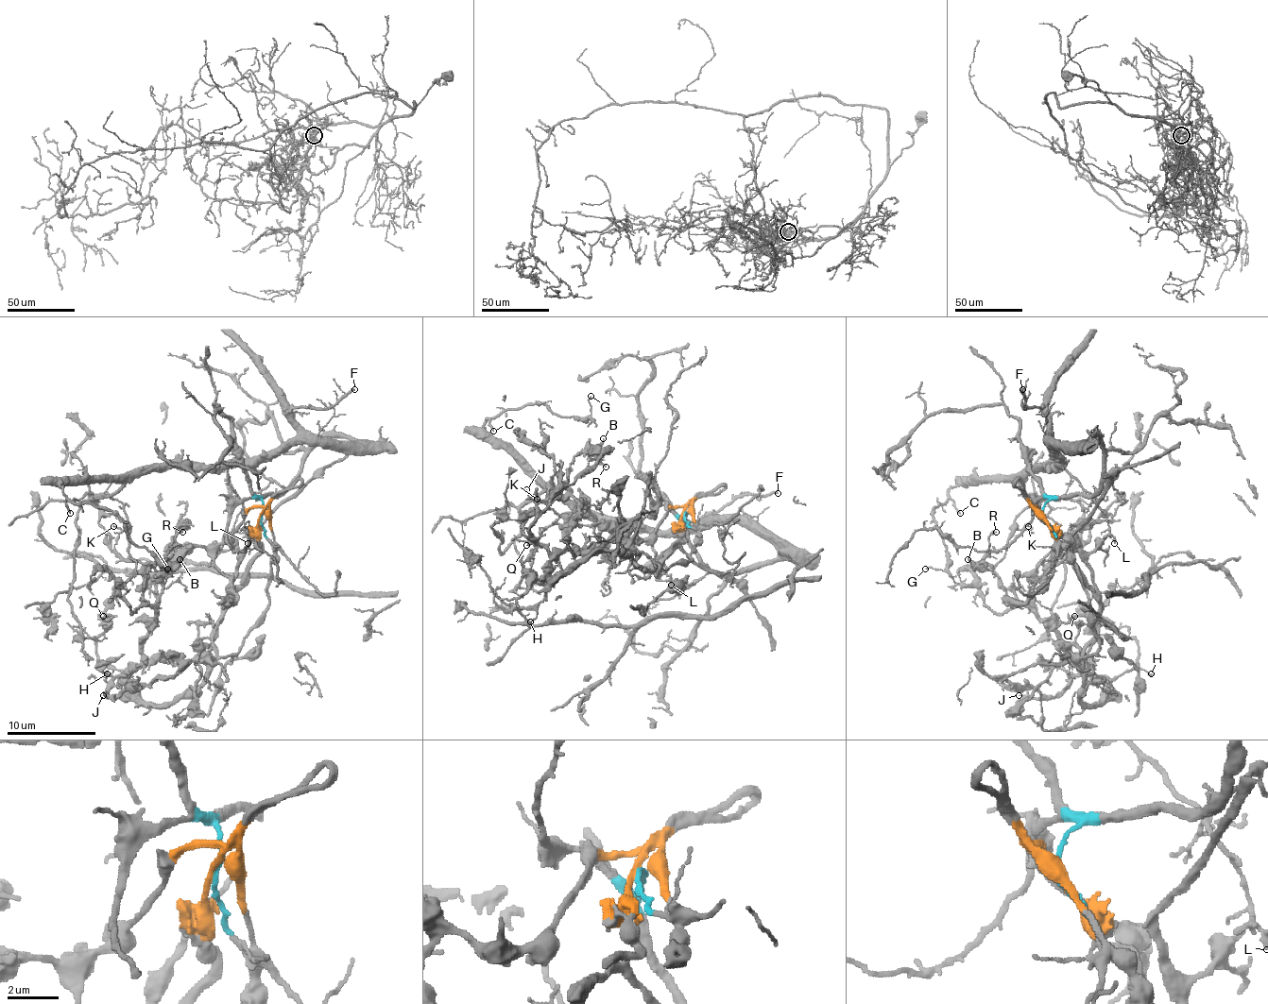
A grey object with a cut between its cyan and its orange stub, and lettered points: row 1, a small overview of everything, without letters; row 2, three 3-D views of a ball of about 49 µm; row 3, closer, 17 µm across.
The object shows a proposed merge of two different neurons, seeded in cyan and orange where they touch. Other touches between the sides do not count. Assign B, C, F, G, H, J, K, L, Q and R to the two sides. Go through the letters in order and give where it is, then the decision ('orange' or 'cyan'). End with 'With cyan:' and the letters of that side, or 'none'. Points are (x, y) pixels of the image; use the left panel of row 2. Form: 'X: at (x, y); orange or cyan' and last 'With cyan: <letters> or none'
B: at (179, 559); orange
C: at (70, 513); cyan
F: at (354, 389); cyan
G: at (167, 569); cyan
H: at (107, 673); orange
J: at (103, 695); orange
K: at (113, 526); cyan
L: at (248, 543); cyan
Q: at (103, 616); orange
R: at (182, 532); orange
With cyan: C, F, G, K, L

